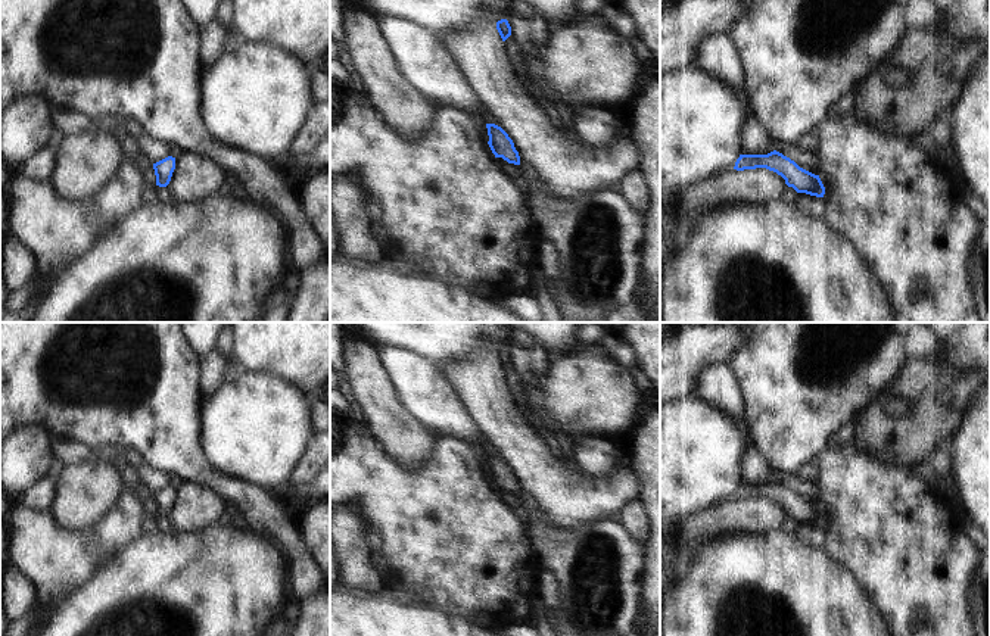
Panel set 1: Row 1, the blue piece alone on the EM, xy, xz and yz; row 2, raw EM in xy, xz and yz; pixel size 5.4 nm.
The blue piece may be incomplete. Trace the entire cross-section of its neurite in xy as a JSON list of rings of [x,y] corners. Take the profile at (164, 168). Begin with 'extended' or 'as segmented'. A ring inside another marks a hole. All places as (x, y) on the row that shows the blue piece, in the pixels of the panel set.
as segmented; [[[168,156],[156,163],[153,163],[156,186],[166,187],[171,181],[172,172],[175,169],[175,158]]]

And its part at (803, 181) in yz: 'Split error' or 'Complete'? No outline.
Complete

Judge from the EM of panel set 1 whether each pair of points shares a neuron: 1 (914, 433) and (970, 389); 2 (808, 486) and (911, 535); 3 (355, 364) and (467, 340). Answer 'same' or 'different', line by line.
1: same
2: different
3: different

